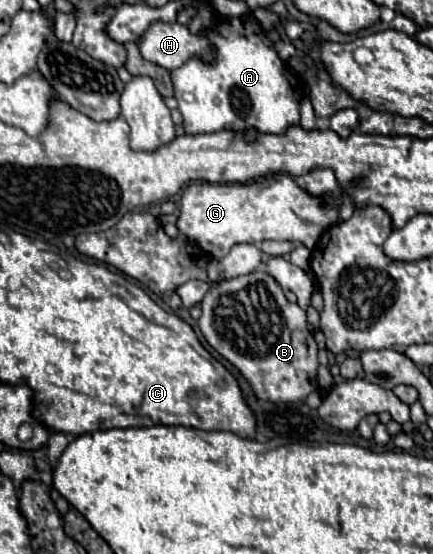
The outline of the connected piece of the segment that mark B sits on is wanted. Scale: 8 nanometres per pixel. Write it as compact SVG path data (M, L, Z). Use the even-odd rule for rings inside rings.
M262 270L214 284L202 300L200 332L248 380L254 394L262 400L274 404L302 402L318 388L318 348L306 330L306 312L298 304L288 304L282 288ZM270 306L278 306L280 316L274 316L276 308L272 312Z

